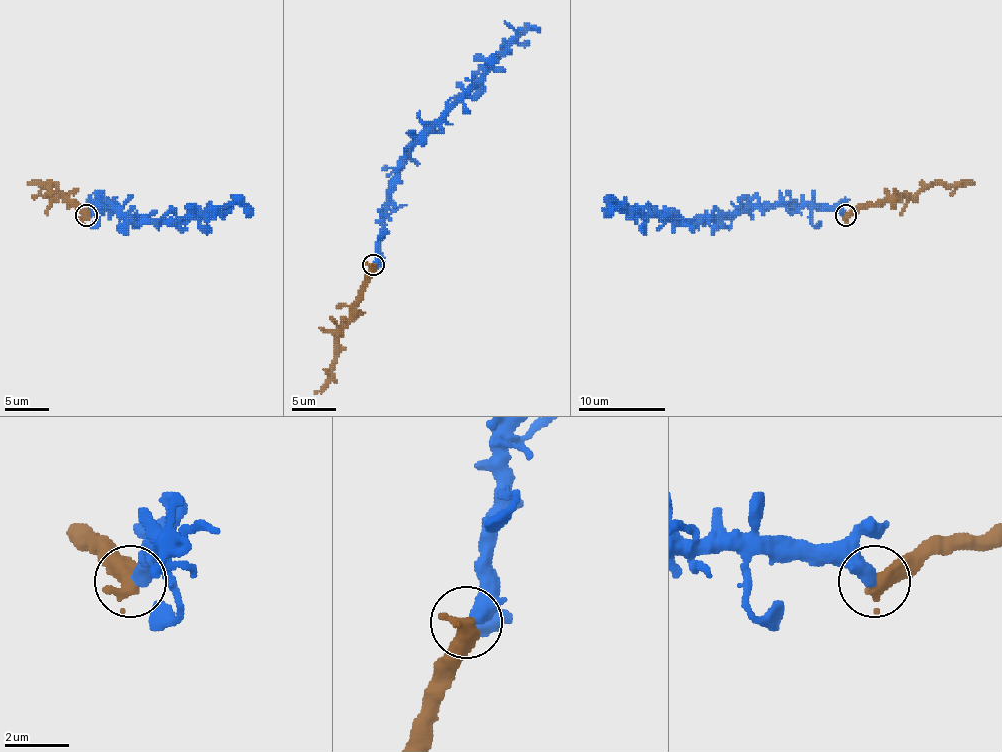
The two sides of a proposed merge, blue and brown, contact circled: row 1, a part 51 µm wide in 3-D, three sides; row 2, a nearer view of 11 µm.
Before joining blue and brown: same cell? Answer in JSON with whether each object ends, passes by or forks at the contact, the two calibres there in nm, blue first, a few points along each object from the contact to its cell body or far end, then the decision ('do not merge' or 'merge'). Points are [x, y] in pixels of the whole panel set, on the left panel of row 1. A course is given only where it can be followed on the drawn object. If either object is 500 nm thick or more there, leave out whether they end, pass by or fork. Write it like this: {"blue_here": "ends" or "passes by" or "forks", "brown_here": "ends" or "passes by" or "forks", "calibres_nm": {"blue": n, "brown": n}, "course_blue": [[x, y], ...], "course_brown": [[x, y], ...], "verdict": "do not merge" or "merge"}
{"calibres_nm": {"blue": 440, "brown": 600}, "course_blue": [[86, 215], [95, 206], [148, 219], [191, 219], [220, 213], [235, 202], [244, 204], [251, 217]], "course_brown": [[86, 215], [65, 197], [56, 197], [47, 184], [27, 184]], "verdict": "merge"}

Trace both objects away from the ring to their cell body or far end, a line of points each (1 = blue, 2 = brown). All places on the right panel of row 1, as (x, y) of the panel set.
1: (845, 215), (786, 206), (742, 208), (703, 219), (659, 219), (630, 213), (615, 202), (609, 204), (611, 217)
2: (845, 215), (895, 202), (900, 197), (915, 197), (935, 184), (974, 184)

